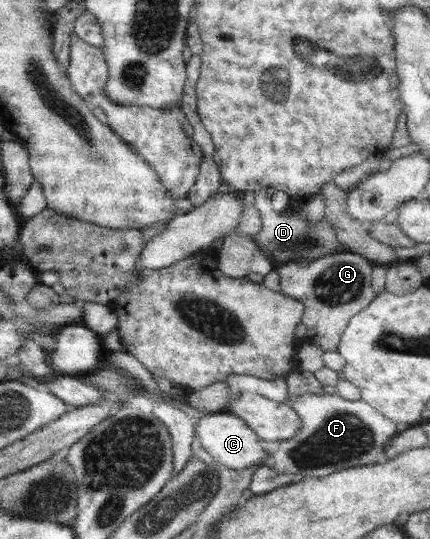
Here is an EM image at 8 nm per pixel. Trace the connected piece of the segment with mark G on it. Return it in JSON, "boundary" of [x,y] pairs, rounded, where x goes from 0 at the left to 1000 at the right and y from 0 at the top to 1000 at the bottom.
{"boundary":[[[814,466],[753,473],[716,494],[672,486],[642,497],[651,512],[651,542],[705,562],[700,597],[714,607],[714,631],[753,651],[781,651],[793,622],[819,586],[853,571],[874,551],[863,534],[863,508],[874,492]]]}

